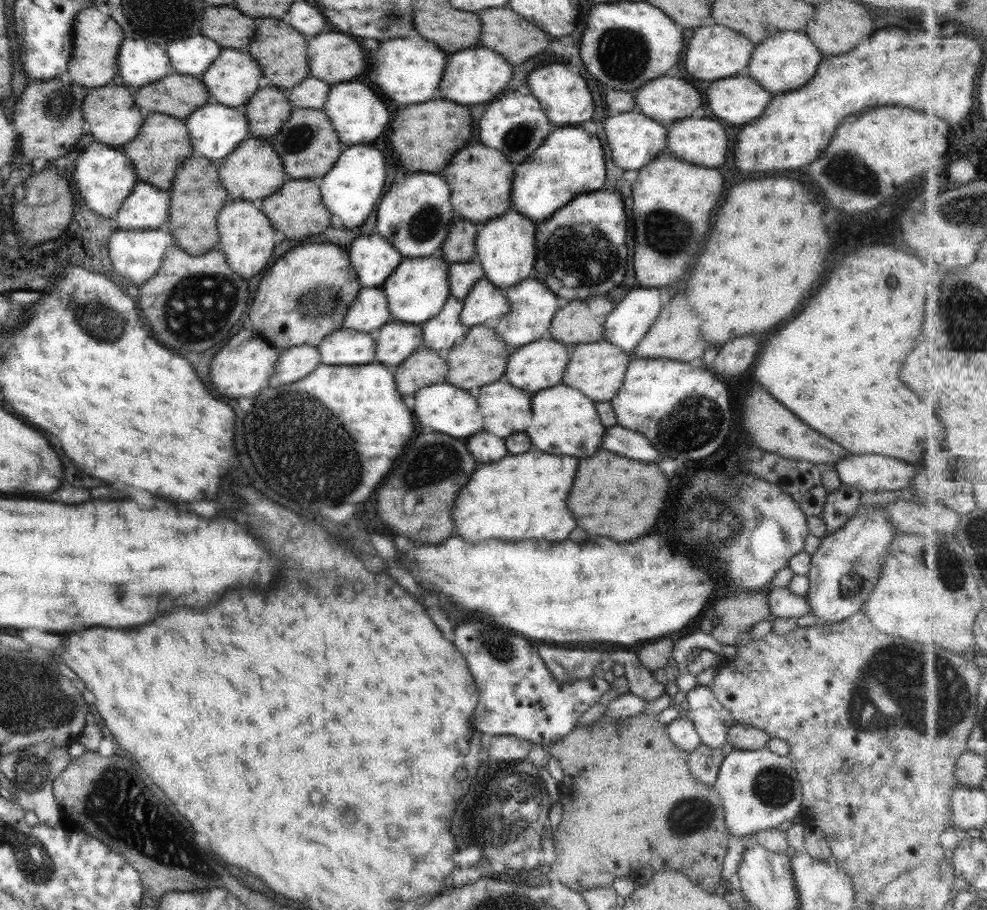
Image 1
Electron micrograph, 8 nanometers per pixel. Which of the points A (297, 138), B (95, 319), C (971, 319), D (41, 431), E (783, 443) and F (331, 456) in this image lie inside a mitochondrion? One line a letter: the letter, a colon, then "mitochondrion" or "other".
A: mitochondrion
B: mitochondrion
C: mitochondrion
D: other
E: other
F: mitochondrion

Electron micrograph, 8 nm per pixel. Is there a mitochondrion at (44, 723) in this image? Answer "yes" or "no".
yes

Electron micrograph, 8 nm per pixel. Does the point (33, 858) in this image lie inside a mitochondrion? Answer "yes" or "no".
yes

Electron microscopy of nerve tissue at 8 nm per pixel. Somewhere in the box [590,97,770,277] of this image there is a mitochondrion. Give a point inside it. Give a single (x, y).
(672, 233)

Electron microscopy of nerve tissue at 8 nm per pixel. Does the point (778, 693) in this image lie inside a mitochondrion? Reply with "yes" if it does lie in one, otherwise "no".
no

